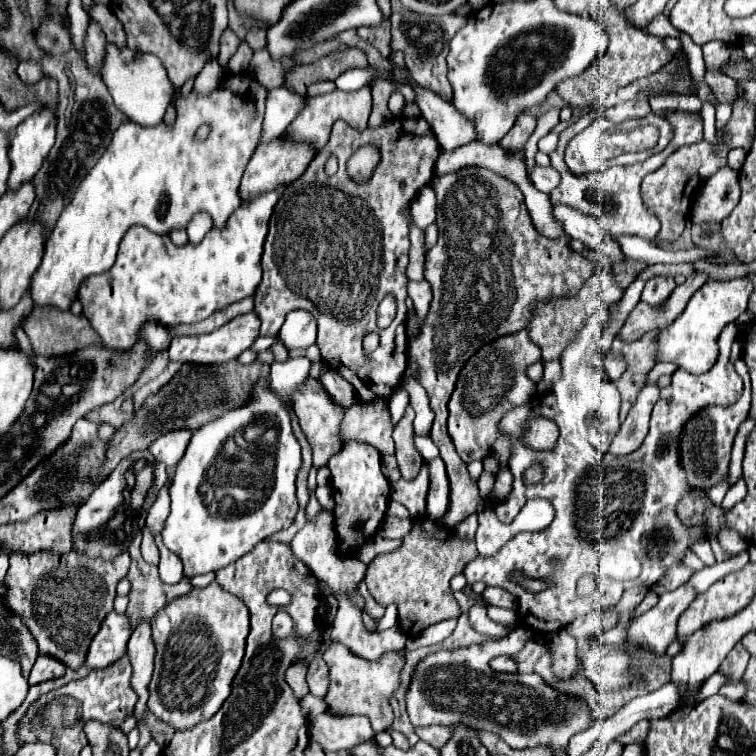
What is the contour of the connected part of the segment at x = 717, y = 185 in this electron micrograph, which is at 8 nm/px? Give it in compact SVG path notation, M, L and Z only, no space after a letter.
M724 166L702 184L690 220L692 224L718 224L734 210L739 200L739 174Z

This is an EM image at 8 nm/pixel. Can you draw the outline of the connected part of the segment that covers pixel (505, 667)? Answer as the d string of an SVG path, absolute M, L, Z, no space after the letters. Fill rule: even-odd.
M496 656L490 660L490 666L496 672L518 672L518 664L512 656Z

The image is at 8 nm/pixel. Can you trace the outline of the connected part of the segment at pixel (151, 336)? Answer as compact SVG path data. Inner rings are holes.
M148 322L148 324L142 326L142 330L138 332L138 340L144 340L148 346L158 346L158 350L160 350L160 348L166 350L172 338L166 334L166 328L164 328L164 326L160 326L158 322L156 322L156 324Z

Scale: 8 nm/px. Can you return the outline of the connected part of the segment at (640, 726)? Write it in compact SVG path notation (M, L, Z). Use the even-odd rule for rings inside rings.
M641 720L638 722L632 730L626 732L626 734L622 734L617 738L623 746L626 746L631 743L644 743L644 740L649 732L650 723L648 720Z

